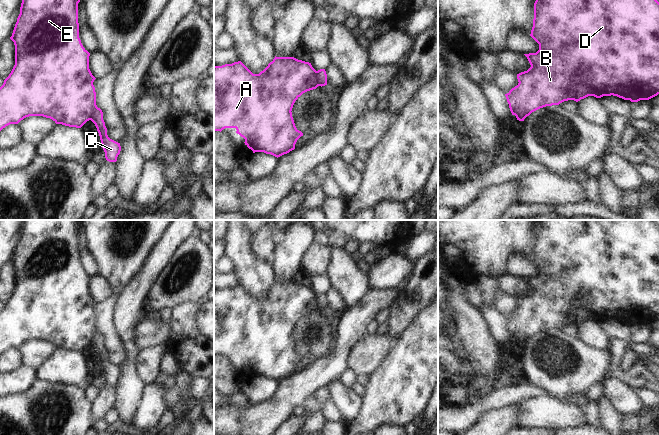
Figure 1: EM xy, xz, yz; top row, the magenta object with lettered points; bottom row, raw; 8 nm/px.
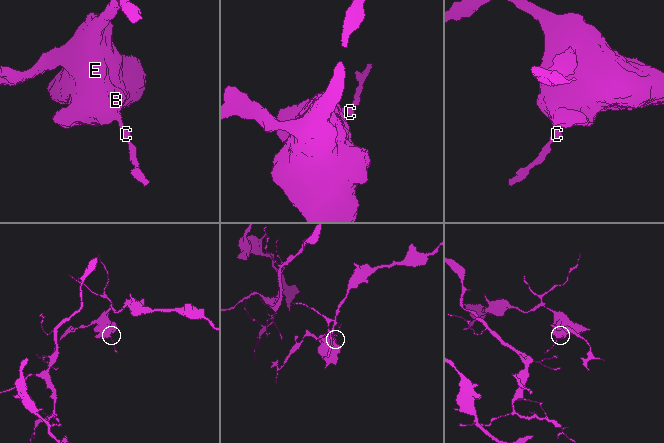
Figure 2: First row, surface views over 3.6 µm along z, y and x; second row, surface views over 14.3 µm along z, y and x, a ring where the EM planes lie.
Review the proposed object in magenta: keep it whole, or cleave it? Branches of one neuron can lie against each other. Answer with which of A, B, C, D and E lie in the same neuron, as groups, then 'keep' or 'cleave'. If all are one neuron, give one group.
groups A B D E / C; cleave

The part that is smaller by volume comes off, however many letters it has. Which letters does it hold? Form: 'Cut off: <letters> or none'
Cut off: C

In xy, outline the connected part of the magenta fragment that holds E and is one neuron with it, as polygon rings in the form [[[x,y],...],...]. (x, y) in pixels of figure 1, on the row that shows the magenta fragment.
[[[22,0],[20,14],[17,18],[10,39],[15,45],[15,65],[0,87],[0,131],[10,124],[18,124],[29,116],[43,116],[52,119],[56,124],[69,127],[81,128],[87,121],[91,120],[91,114],[97,107],[96,92],[93,85],[96,79],[89,69],[90,53],[83,47],[79,38],[78,3],[80,0]]]

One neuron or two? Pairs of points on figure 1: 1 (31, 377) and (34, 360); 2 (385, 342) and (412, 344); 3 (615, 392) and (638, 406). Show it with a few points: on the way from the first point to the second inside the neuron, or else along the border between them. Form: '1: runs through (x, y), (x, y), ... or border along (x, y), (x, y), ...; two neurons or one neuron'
1: border along (22, 363), (35, 370); two neurons
2: border along (394, 340), (393, 346), (381, 363); two neurons
3: runs through (621, 395), (632, 404); one neuron

